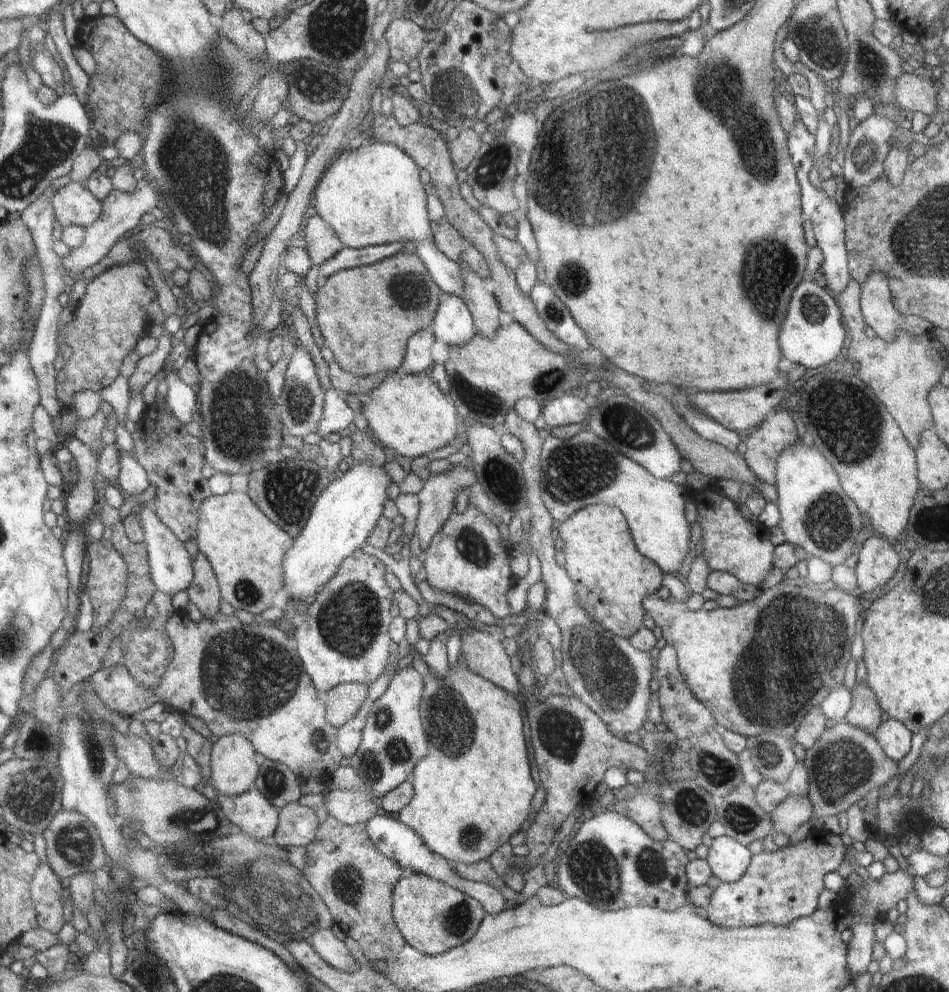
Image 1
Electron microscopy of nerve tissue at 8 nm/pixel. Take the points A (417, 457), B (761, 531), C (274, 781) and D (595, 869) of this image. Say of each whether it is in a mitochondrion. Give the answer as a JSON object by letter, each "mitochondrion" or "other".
{"A":"other","B":"other","C":"mitochondrion","D":"mitochondrion"}

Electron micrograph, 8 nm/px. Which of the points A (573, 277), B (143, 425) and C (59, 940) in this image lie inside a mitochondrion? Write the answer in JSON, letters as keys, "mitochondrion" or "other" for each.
{"A":"mitochondrion","B":"other","C":"other"}

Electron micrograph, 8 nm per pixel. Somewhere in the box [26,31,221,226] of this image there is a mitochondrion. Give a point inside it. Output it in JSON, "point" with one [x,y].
{"point":[155,65]}

